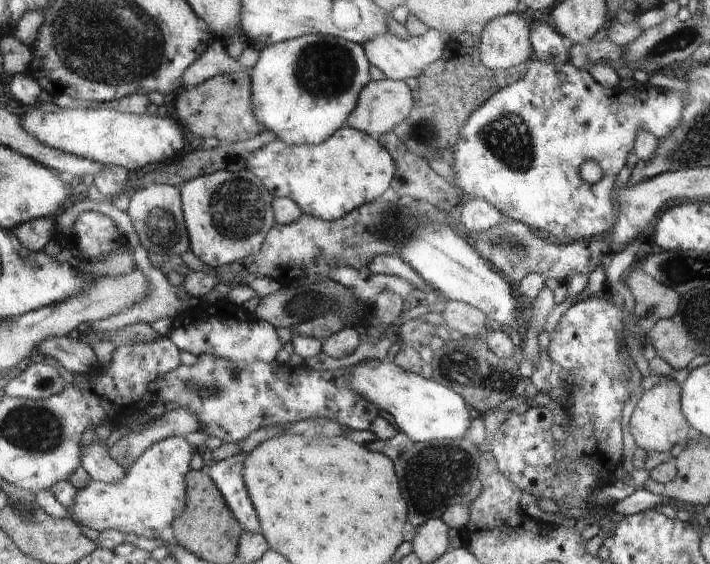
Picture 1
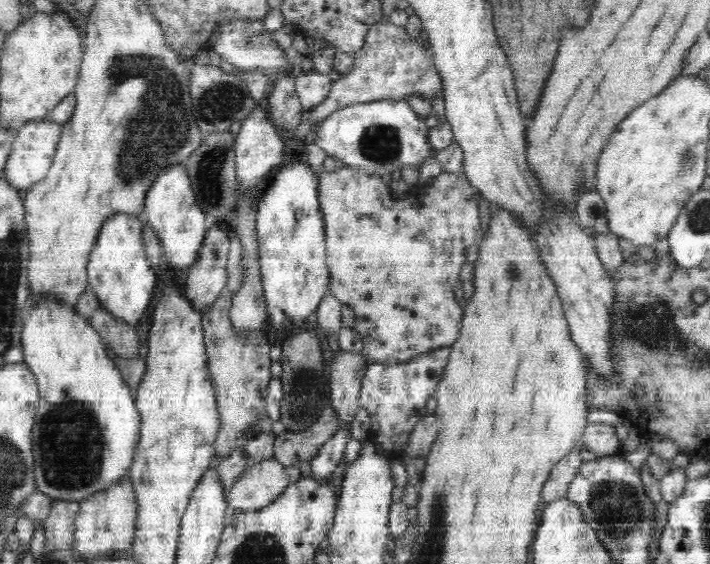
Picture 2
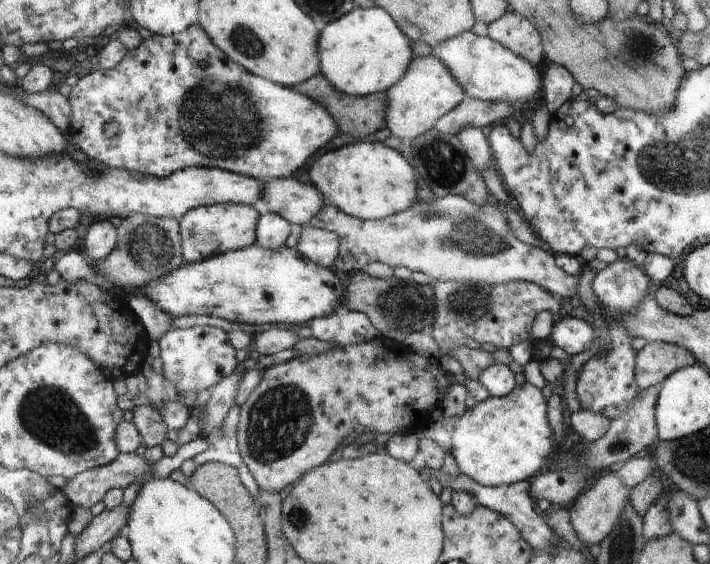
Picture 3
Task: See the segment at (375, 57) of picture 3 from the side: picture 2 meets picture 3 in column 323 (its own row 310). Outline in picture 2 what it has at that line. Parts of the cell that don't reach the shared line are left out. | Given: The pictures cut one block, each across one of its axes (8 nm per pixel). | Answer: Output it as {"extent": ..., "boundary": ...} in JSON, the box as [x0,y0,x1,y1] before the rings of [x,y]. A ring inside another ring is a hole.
{"extent":[22,300,142,502],"boundary":[[[42,300],[30,308],[30,318],[24,322],[22,348],[24,364],[36,378],[40,392],[36,426],[32,434],[38,492],[52,500],[82,502],[96,492],[106,492],[108,488],[120,484],[120,480],[128,476],[140,446],[142,416],[136,410],[136,394],[124,384],[122,374],[116,370],[114,356],[100,340],[96,328],[78,316],[74,308],[58,306],[52,300]]]}

